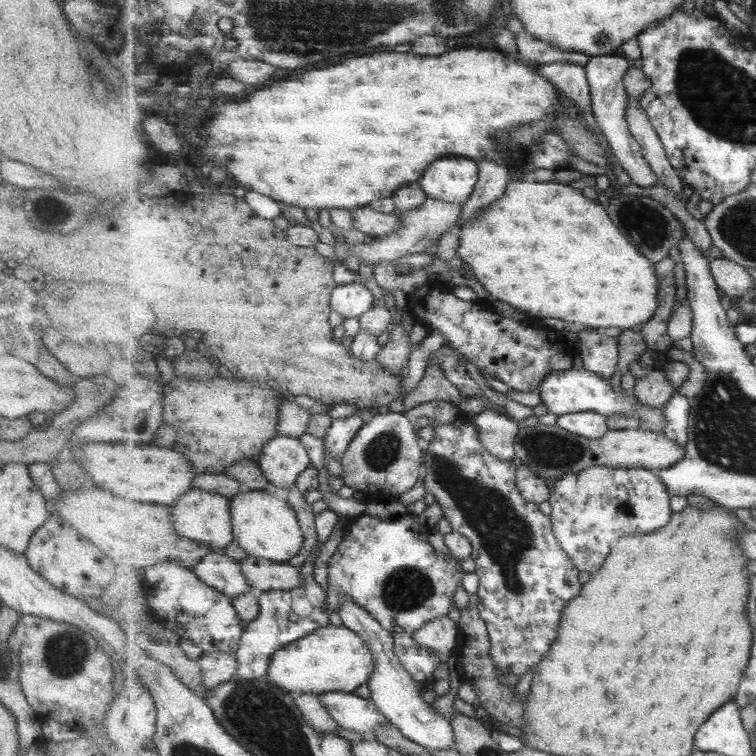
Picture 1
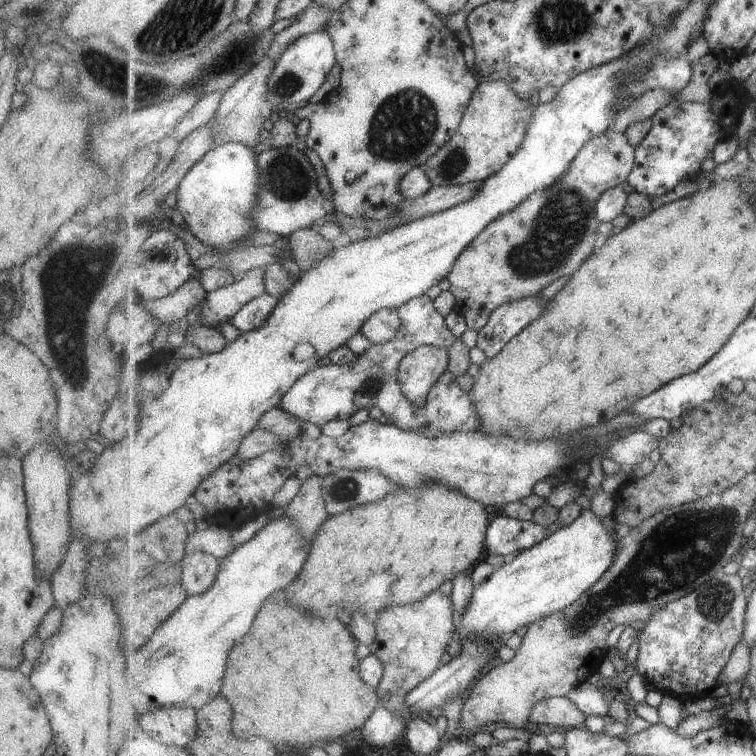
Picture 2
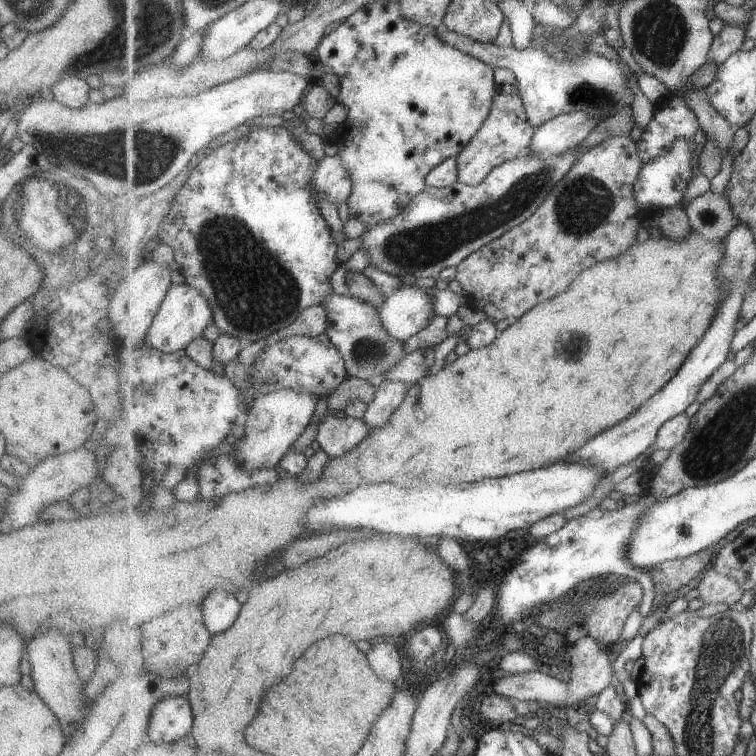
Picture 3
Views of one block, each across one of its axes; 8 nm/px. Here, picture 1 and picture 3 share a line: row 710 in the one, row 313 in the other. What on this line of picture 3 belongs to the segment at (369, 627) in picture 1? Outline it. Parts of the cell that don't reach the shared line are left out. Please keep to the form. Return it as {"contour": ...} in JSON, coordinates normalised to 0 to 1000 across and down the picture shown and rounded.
{"contour":[[[533,380],[503,407],[509,434],[524,447],[541,450],[570,429],[577,410],[571,392],[554,380]]]}

